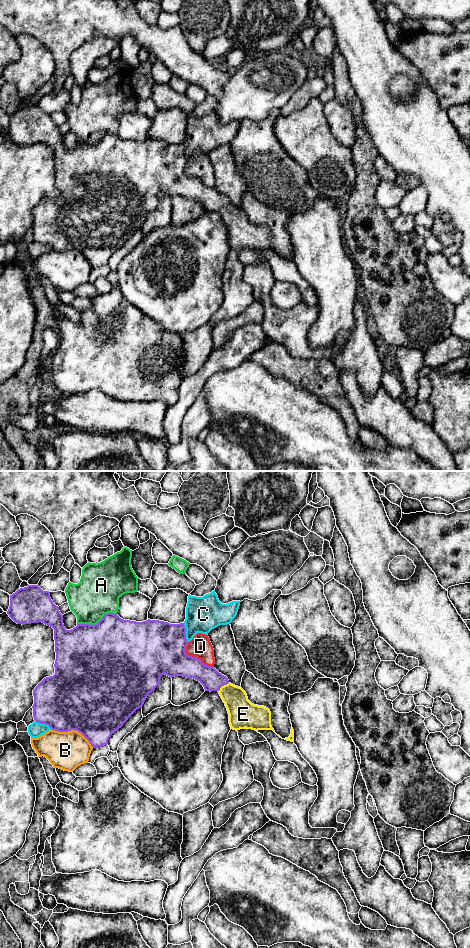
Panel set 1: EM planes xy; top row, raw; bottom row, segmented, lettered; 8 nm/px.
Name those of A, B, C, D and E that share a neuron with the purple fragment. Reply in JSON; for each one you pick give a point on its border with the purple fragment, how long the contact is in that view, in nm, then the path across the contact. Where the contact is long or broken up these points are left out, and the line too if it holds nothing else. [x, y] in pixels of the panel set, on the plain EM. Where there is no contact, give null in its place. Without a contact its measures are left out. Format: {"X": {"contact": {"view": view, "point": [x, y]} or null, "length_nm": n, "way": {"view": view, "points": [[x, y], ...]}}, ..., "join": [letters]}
{"E": {"contact": {"view": "xy", "point": [222, 205]}, "length_nm": 120, "way": {"view": "xy", "points": [[209, 197], [222, 205], [235, 218], [240, 229]]}}, "join": ["E"]}

